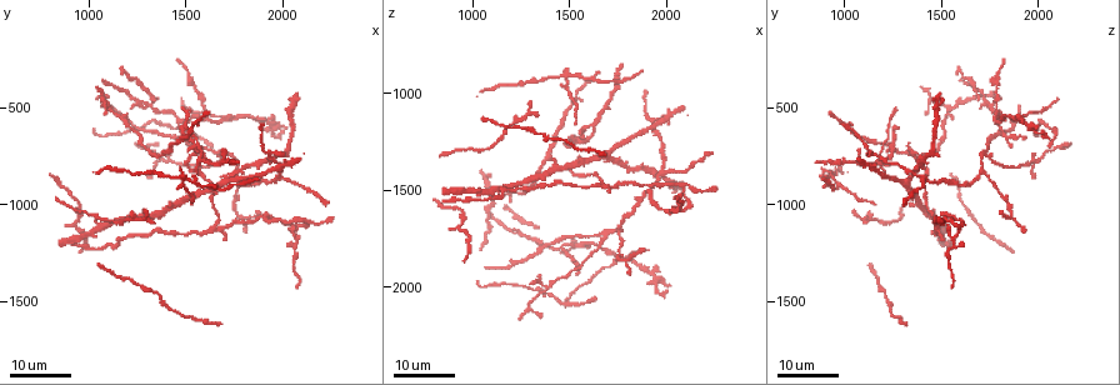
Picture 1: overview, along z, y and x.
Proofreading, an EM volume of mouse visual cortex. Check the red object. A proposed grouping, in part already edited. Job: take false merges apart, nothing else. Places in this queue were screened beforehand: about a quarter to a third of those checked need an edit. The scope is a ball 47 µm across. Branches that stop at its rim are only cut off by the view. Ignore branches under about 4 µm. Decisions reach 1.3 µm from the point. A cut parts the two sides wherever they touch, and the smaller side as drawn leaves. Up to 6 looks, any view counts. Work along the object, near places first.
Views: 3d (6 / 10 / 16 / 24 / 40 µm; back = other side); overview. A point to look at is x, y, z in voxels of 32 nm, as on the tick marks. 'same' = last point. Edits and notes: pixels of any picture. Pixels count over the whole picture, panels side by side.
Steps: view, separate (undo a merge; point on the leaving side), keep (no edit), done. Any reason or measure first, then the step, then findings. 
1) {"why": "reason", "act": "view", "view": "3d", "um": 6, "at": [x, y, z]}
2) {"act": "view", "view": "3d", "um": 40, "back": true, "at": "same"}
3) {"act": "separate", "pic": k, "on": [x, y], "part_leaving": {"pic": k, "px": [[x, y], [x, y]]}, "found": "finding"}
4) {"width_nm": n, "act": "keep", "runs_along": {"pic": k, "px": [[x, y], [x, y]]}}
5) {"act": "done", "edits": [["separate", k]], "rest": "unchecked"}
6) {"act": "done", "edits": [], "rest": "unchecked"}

{"why": "three arms meet", "act": "view", "view": "3d", "um": 24, "at": [1750, 830, 1720]}

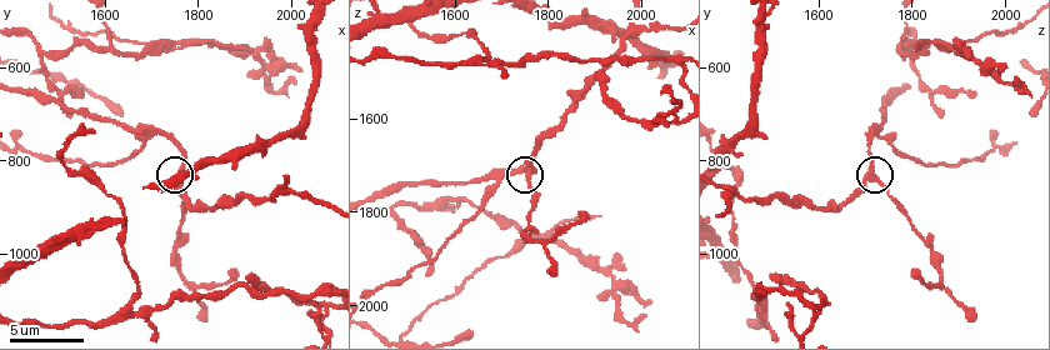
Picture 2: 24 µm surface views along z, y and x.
{"act": "view", "view": "3d", "um": 6, "at": [1755, 825, 1715]}

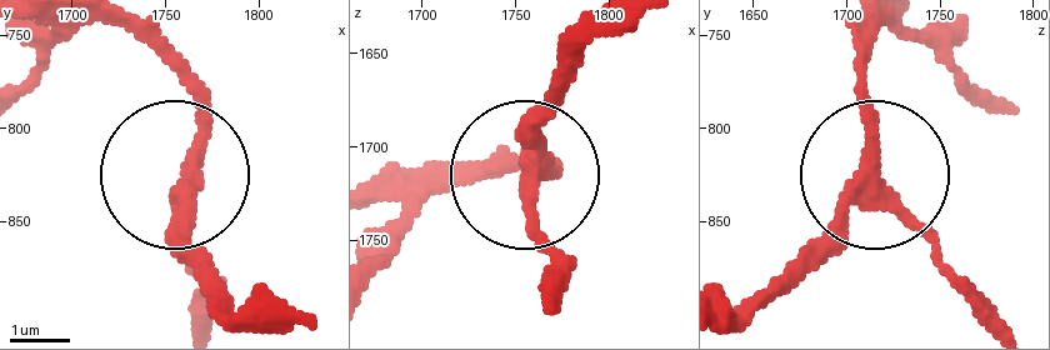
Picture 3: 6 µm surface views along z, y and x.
{"width_nm": 260, "act": "keep", "found": "one cell here"}

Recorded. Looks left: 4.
{"why": "four-way junction", "act": "view", "view": "3d", "um": 16, "at": [1995, 870, 1410]}

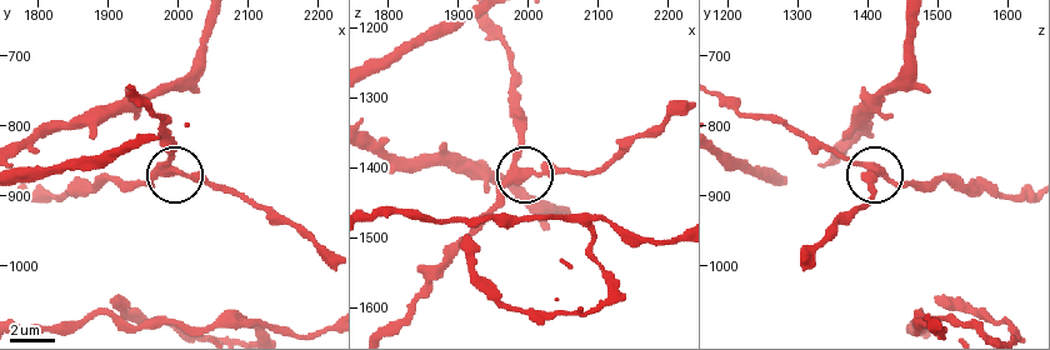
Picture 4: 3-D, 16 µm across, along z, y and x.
{"side_arm_um": 10, "act": "keep", "runs_along": {"pic": 4, "px": [[485, 24], [511, 68], [519, 169], [594, 175]]}, "found": "all the same cell"}

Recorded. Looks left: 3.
{"why": "three arms meet", "act": "view", "view": "3d", "um": 16, "at": [1465, 575, 1790]}

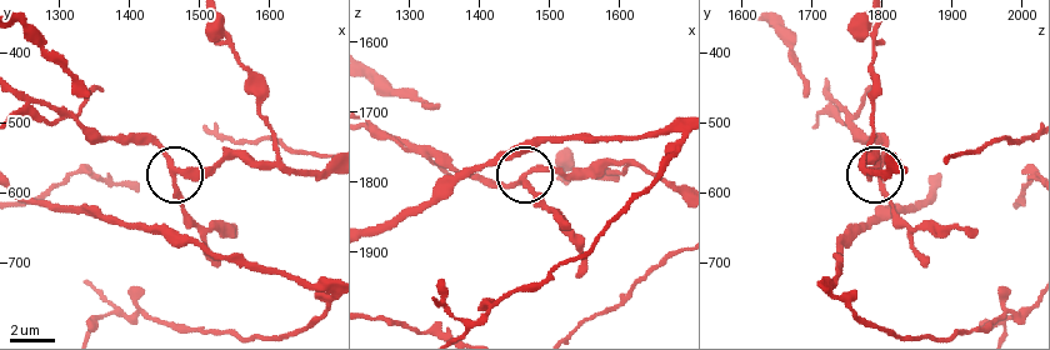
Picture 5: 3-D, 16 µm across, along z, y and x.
{"arms": 3, "act": "keep", "runs_along": {"pic": 5, "px": [[325, 290], [174, 238], [174, 171], [143, 139]]}, "found": "all the same cell"}

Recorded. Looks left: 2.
{"act": "done", "edits": [], "rest": "unchecked"}

